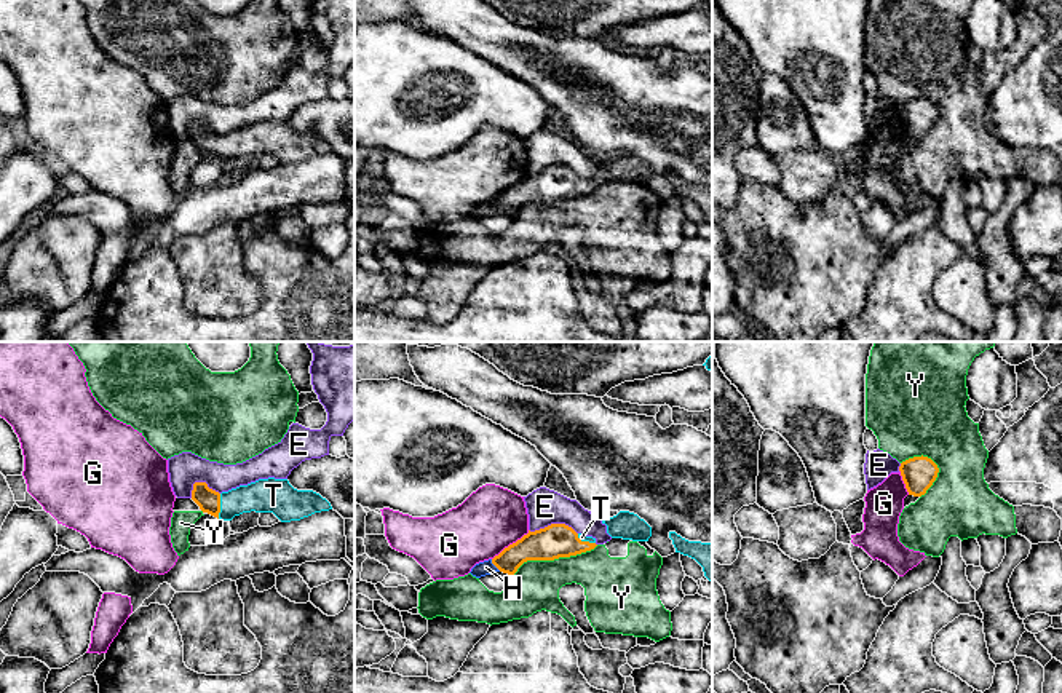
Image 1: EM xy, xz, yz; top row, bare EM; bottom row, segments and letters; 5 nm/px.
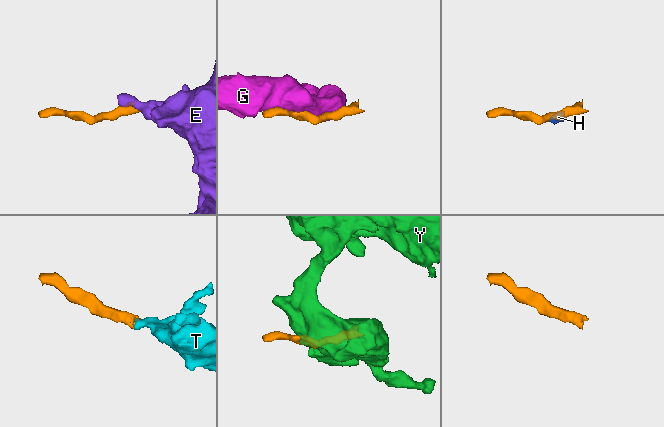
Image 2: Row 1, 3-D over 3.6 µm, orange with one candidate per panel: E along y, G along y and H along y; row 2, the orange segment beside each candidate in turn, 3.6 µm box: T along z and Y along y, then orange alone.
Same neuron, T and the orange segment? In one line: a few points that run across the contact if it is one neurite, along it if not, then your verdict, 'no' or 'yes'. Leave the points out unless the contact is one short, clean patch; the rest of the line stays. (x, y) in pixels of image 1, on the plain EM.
line xy (208, 142), (219, 149), (265, 138); yes

